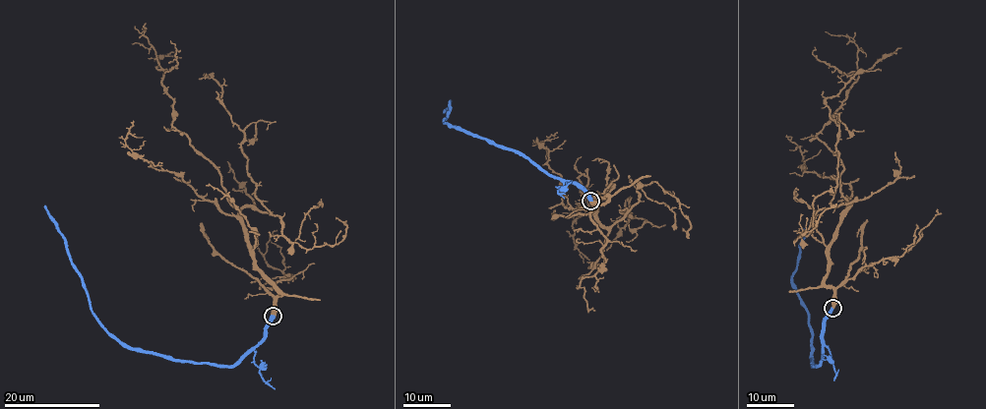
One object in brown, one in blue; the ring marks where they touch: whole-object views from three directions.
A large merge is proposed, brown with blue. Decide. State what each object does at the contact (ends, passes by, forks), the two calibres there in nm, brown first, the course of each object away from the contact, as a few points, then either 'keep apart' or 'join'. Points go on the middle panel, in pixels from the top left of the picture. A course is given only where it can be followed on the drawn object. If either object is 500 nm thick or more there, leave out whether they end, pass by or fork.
550/550 nm | brown via (590, 201), (608, 199), (597, 195), (594, 215), (583, 175), (580, 216), (592, 184) | blue via (590, 201), (574, 183), (550, 177), (514, 151), (446, 124), (451, 102), (452, 107), (444, 113) | join

